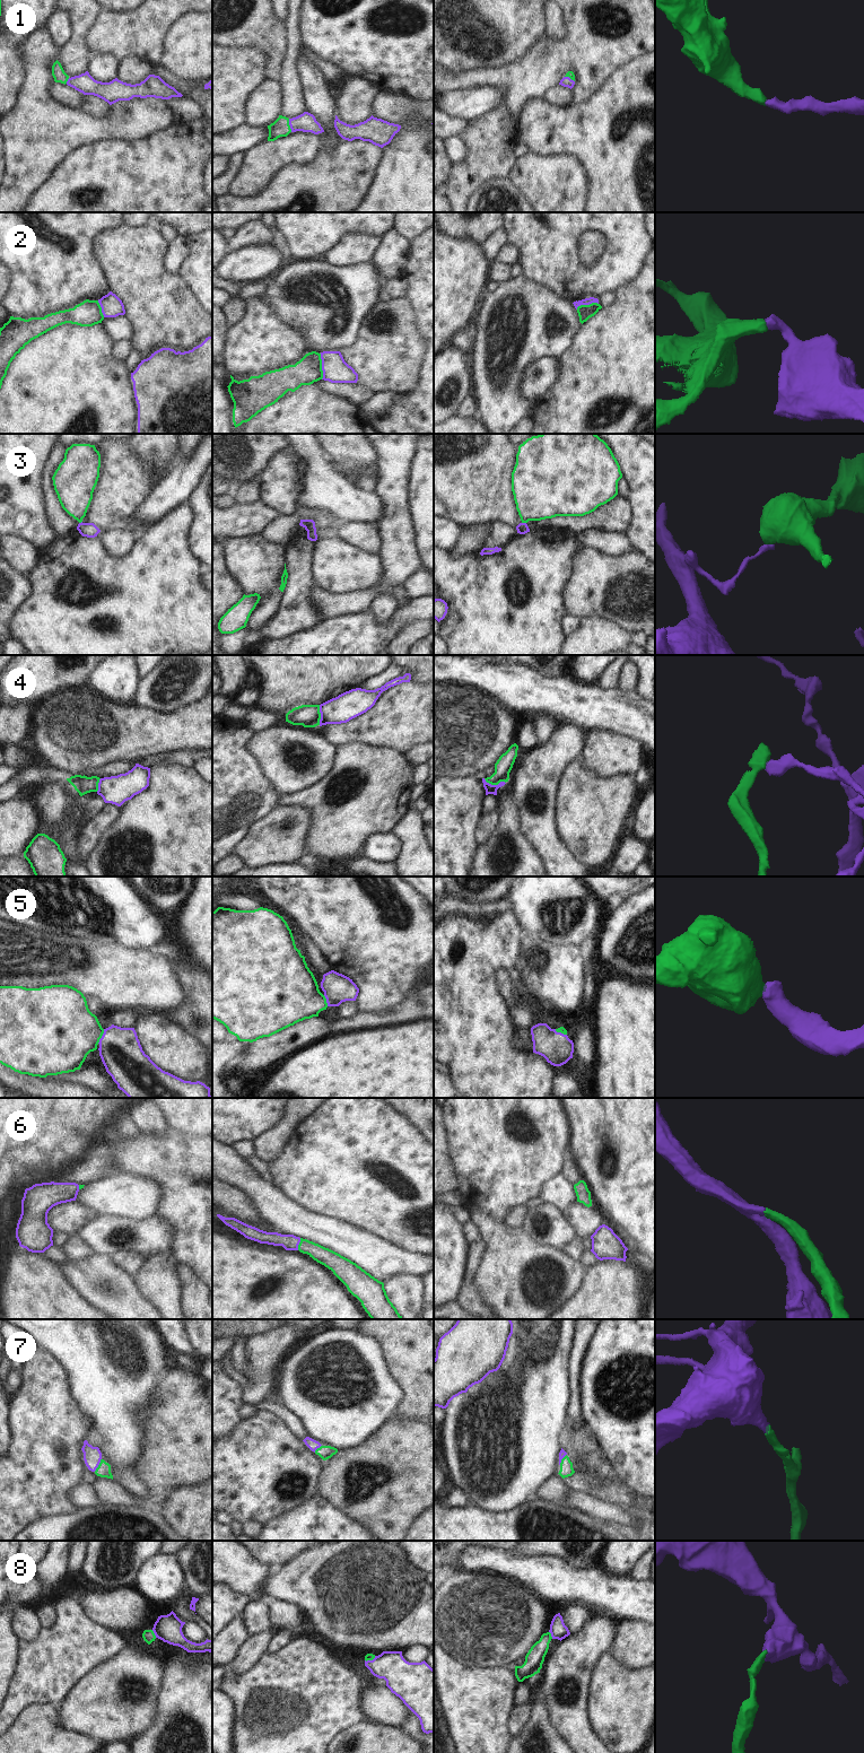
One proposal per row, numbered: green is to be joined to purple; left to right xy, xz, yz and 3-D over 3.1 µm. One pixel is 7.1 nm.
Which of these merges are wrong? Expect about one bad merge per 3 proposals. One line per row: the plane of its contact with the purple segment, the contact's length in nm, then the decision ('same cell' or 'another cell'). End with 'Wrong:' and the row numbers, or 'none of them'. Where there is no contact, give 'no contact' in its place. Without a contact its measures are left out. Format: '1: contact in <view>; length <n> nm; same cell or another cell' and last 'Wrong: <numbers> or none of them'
1: contact in xz; length 100 nm; same cell
2: contact in xz; length 180 nm; another cell
3: contact in yz; length 30 nm; another cell
4: contact in yz; length 160 nm; another cell
5: contact in xy; length 120 nm; same cell
6: contact in xz; length 90 nm; same cell
7: contact in xy; length 110 nm; same cell
8: contact in xy; length 70 nm; same cell
Wrong: 2, 3, 4

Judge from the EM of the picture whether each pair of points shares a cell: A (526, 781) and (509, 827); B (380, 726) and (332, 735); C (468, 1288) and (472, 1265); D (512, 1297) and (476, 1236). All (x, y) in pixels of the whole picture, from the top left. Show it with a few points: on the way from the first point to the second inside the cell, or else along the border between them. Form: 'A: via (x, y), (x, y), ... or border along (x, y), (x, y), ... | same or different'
A: border along (507, 782), (517, 807), (522, 831) | different
B: via (368, 725), (358, 726), (350, 732), (343, 733) | same
C: via (468, 1282), (471, 1271) | same
D: border along (470, 1219), (477, 1227), (481, 1239) | different

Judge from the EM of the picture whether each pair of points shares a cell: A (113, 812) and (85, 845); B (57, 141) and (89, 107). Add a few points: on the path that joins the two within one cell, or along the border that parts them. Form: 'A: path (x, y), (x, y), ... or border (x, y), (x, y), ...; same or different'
A: path (105, 819), (88, 837); same
B: border (111, 105), (102, 118), (79, 108); different

